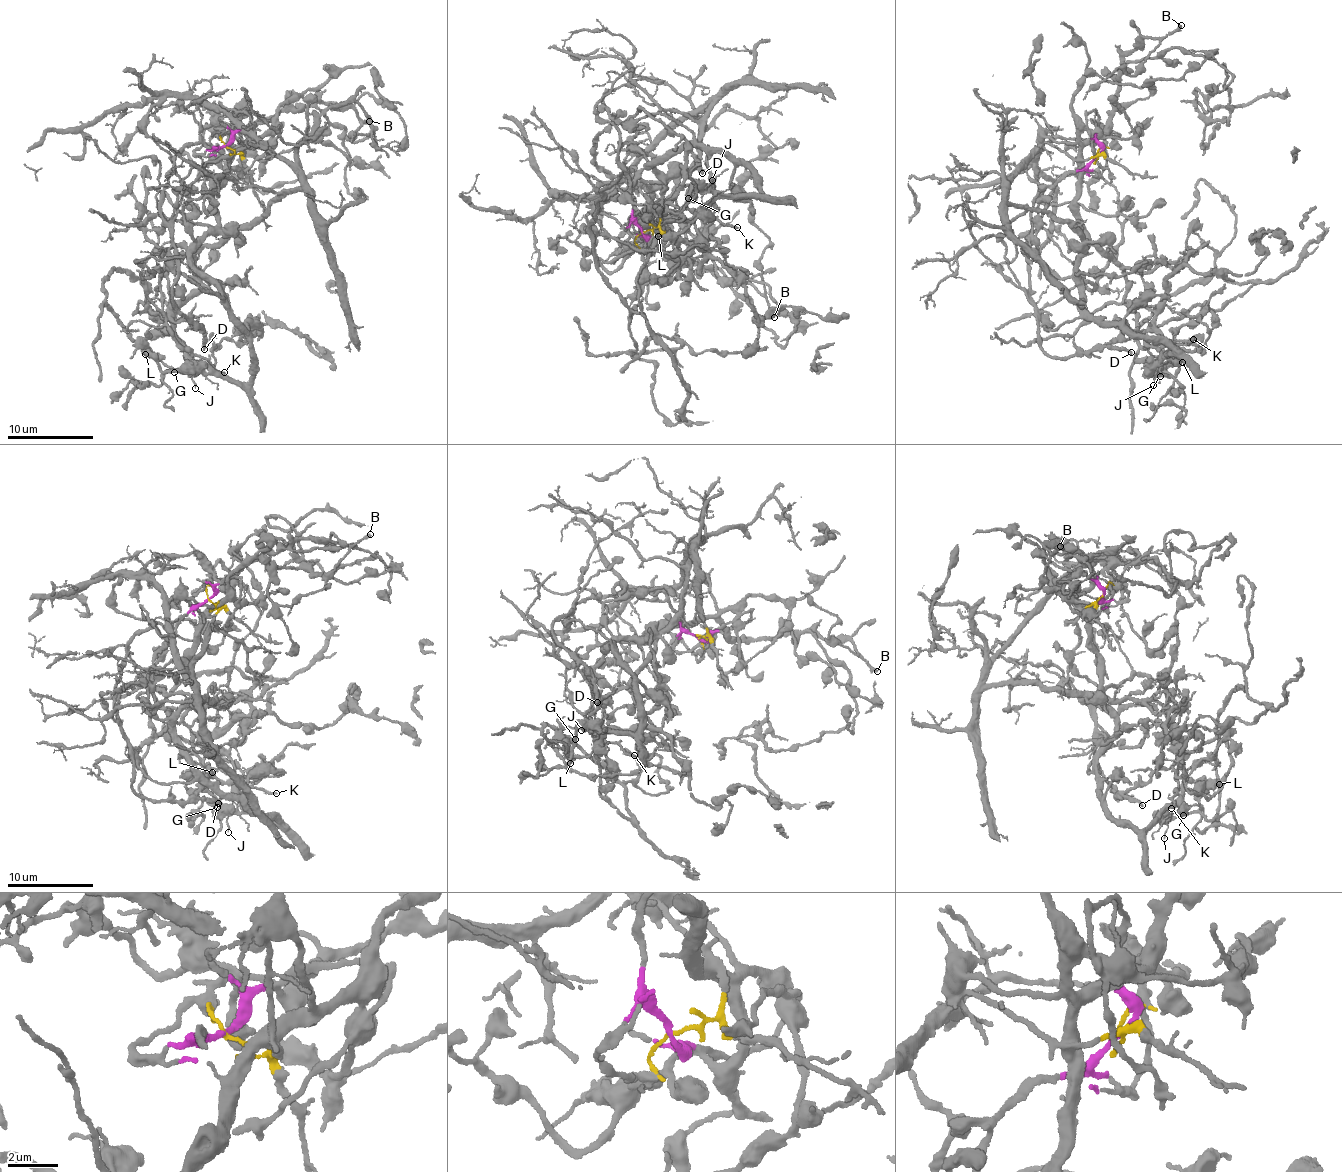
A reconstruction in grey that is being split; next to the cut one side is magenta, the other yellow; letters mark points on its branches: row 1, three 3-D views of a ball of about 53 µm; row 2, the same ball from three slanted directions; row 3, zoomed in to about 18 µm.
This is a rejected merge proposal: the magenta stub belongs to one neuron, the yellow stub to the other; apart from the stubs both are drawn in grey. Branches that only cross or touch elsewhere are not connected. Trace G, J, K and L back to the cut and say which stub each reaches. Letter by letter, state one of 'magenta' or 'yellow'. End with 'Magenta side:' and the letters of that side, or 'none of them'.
G: yellow
J: yellow
K: yellow
L: yellow
Magenta side: none of them

